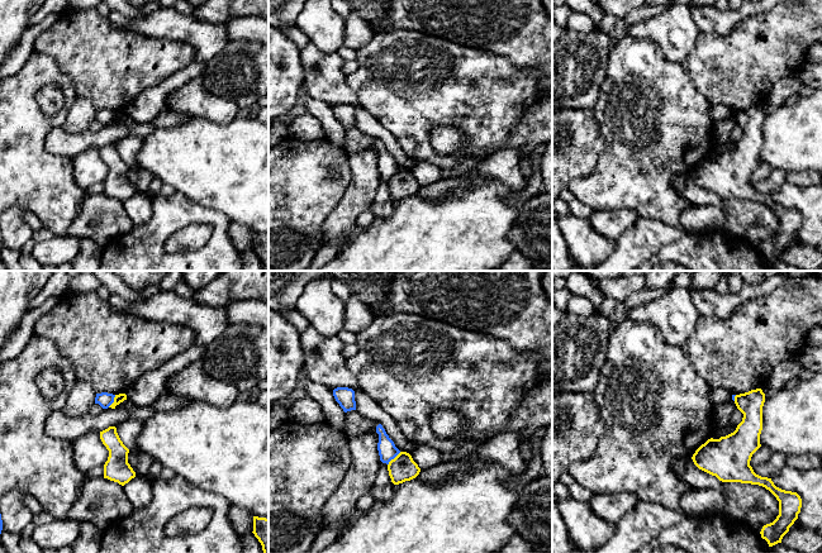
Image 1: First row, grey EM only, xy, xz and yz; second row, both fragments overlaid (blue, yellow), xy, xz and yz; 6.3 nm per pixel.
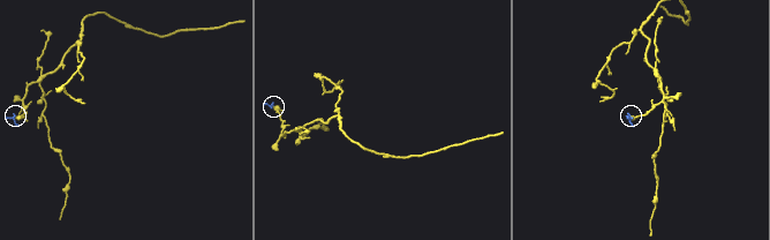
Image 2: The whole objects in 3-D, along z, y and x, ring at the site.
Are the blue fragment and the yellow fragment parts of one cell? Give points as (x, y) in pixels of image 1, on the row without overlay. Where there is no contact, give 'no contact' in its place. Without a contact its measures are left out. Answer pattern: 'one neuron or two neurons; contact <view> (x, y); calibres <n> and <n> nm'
two neurons; contact xz (393, 175); calibres 120 and 170 nm

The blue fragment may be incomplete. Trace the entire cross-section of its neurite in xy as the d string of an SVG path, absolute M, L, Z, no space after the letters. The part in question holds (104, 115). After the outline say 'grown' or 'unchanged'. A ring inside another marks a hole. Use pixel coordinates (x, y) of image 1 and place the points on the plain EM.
M101 109L96 110L95 120L99 120L103 125L108 125L114 119L115 111Z; unchanged

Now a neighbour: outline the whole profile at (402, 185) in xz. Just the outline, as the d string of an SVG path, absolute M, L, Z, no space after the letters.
M400 168L394 176L388 181L389 192L394 201L403 200L415 195L420 185L413 177L412 172L407 168Z

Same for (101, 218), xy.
M104 194L86 195L66 235L76 239L90 238L103 248L133 227L122 201Z

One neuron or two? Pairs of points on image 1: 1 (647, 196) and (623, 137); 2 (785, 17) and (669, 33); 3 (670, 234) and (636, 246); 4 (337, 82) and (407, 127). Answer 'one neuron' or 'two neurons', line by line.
1: one neuron
2: two neurons
3: one neuron
4: two neurons

